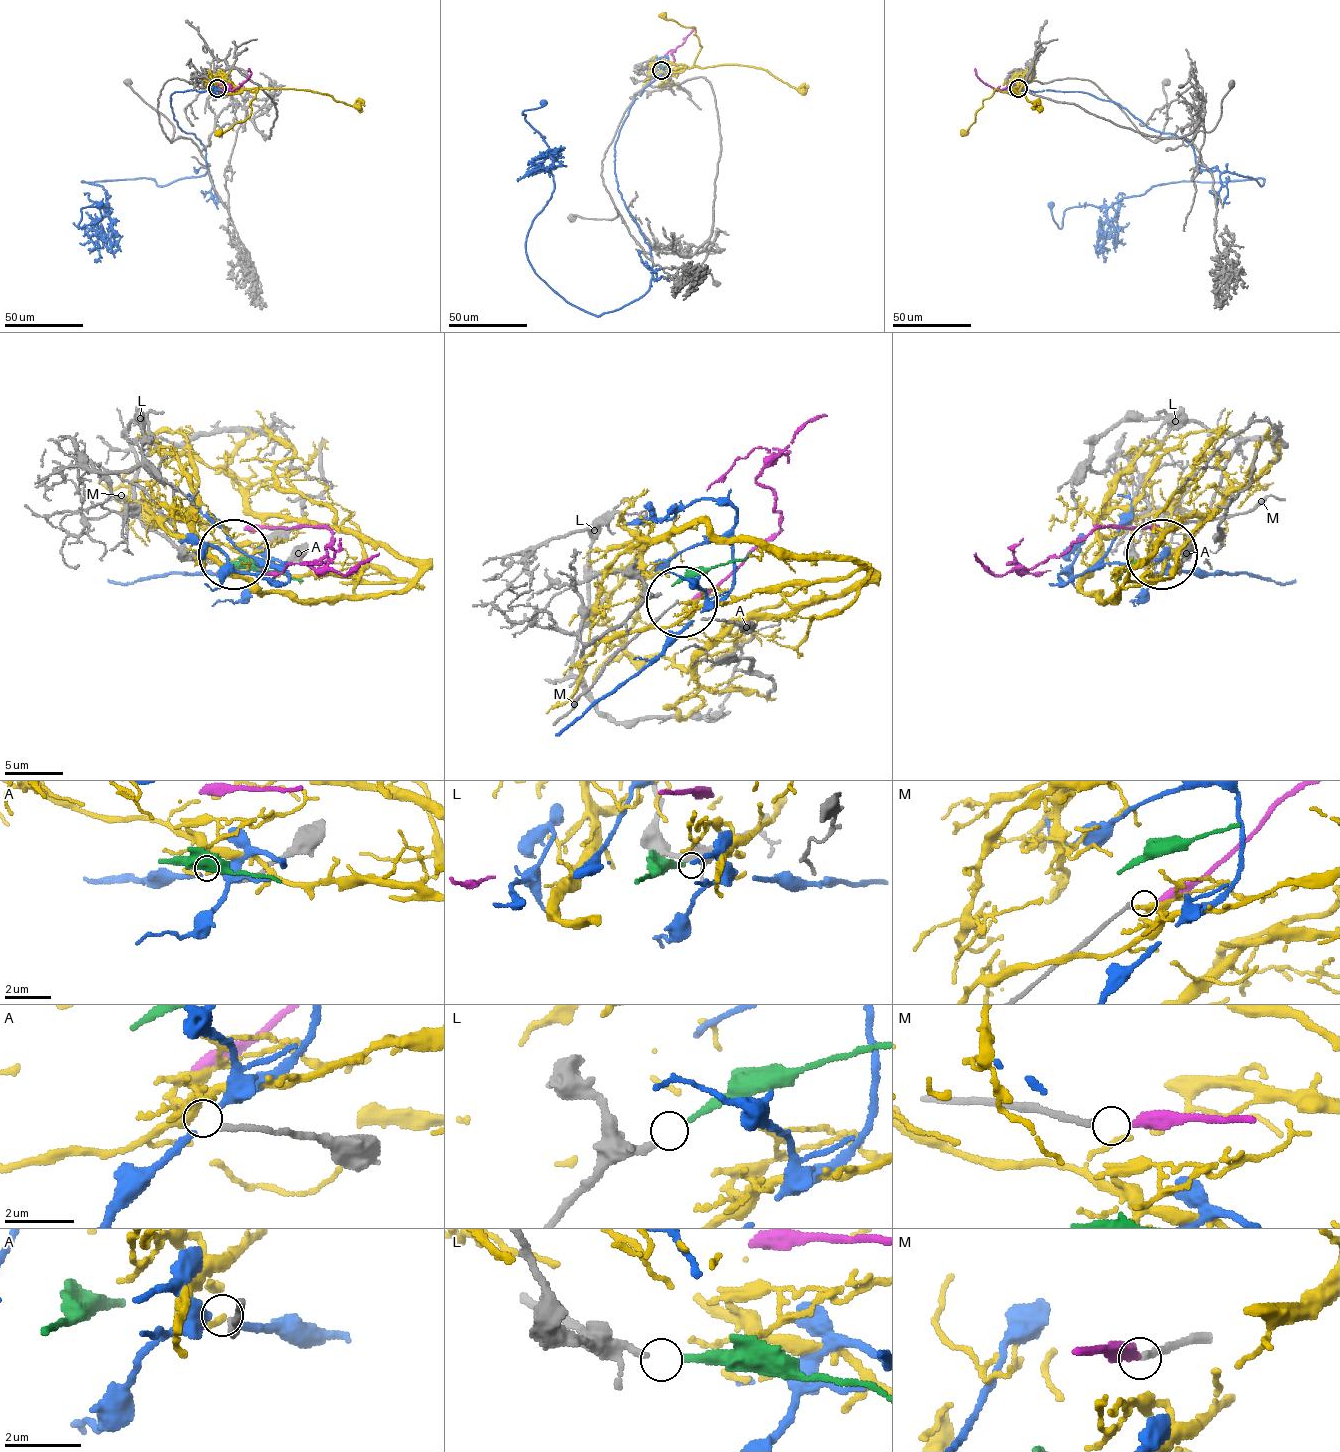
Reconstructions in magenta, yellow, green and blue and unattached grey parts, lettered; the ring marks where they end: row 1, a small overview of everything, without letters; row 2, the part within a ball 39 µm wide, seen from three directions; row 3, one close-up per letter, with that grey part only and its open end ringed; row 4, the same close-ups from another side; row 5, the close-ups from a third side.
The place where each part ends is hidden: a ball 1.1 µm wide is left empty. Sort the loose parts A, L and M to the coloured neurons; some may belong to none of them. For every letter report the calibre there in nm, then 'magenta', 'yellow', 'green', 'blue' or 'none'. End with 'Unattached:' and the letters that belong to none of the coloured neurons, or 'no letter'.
A: 170 nm | blue
L: 160 nm | green
M: 160 nm | magenta
Unattached: no letter

